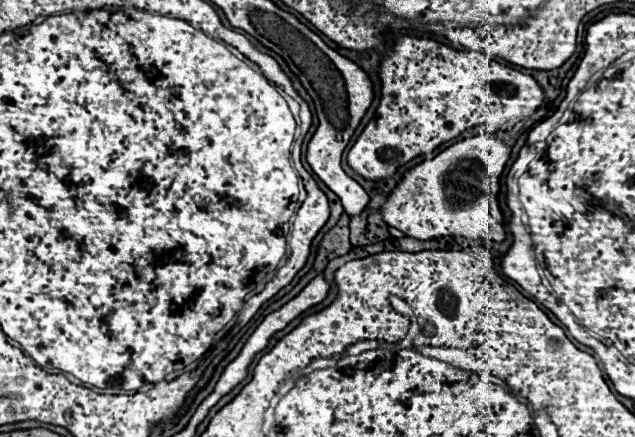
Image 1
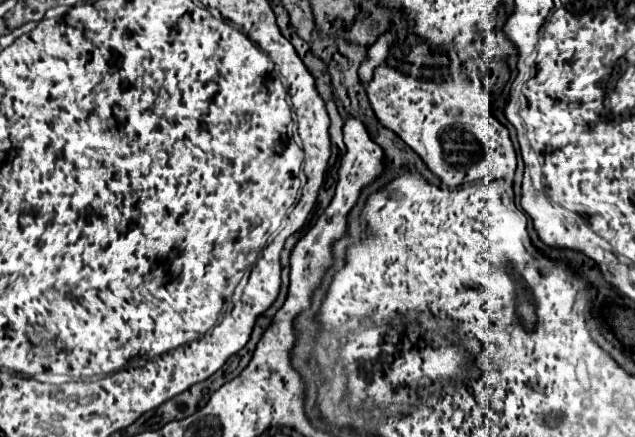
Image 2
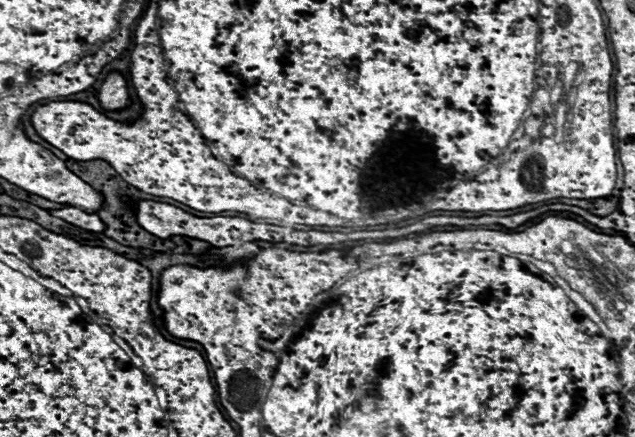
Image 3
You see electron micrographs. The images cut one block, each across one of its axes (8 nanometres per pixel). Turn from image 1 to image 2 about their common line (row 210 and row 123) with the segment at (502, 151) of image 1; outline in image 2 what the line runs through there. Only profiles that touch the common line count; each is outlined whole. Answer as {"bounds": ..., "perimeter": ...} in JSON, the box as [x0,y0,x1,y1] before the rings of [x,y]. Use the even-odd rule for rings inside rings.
{"bounds":[366,66,516,188],"perimeter":[[[380,66],[374,80],[366,86],[370,104],[378,120],[396,132],[442,180],[444,186],[456,188],[478,180],[508,180],[514,178],[516,152],[510,144],[510,134],[490,114],[490,94],[484,84],[454,76],[442,84],[424,82],[400,74],[390,66]]]}

